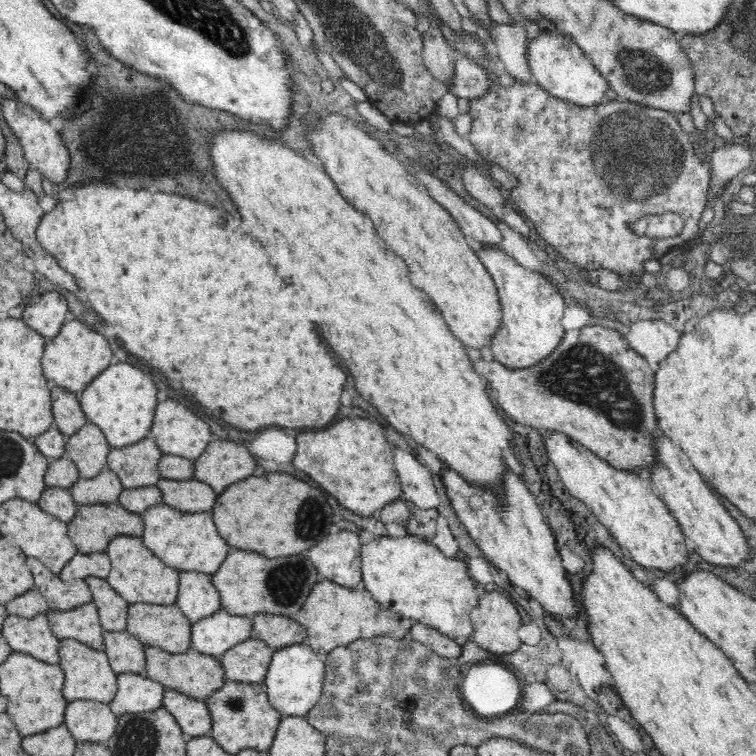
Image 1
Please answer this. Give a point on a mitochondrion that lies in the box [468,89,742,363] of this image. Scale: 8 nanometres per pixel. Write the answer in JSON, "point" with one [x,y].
{"point":[637,157]}

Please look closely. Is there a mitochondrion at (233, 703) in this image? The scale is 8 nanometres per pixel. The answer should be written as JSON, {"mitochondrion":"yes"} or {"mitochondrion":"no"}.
{"mitochondrion":"yes"}

